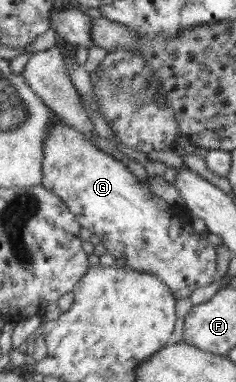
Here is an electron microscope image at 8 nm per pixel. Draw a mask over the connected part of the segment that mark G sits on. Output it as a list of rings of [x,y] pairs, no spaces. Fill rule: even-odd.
[[[60,116],[53,119],[53,126],[46,135],[44,140],[44,161],[42,161],[42,186],[53,191],[62,202],[70,209],[70,212],[76,217],[76,221],[84,227],[89,229],[94,235],[100,238],[100,243],[104,245],[109,253],[114,255],[116,259],[124,259],[124,263],[132,270],[143,272],[148,275],[154,275],[160,279],[166,287],[172,292],[175,299],[189,298],[190,294],[196,289],[211,285],[216,275],[216,246],[212,244],[206,237],[206,233],[194,232],[192,228],[192,217],[187,212],[182,211],[175,205],[164,202],[164,199],[157,197],[157,195],[148,187],[146,182],[138,180],[130,171],[125,161],[117,161],[116,158],[100,151],[93,143],[90,143],[86,139],[82,139],[79,131],[76,131],[73,127],[70,127]]]

